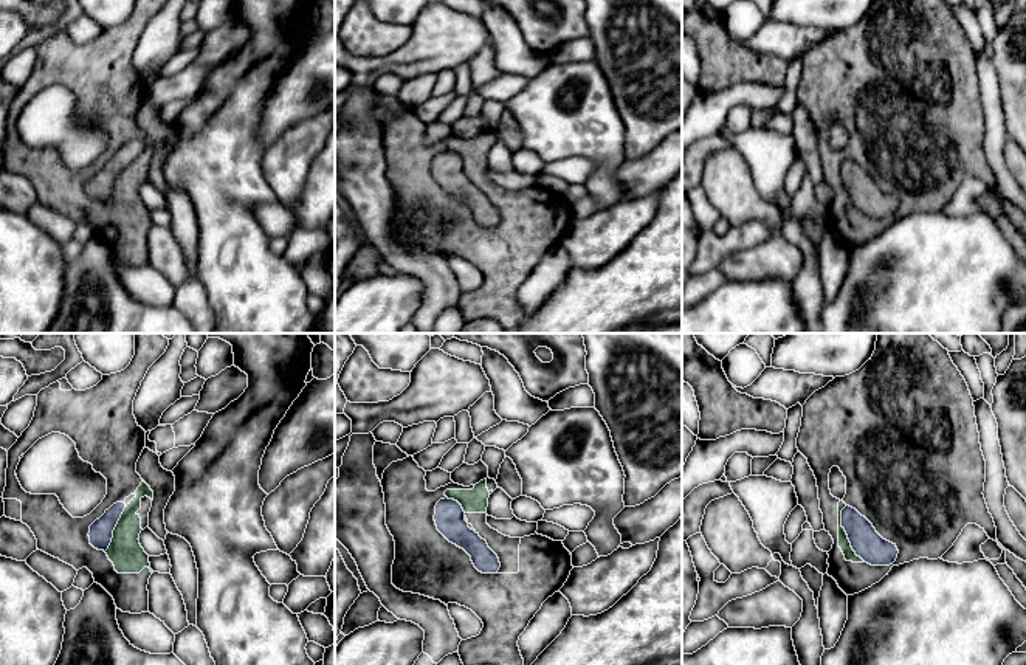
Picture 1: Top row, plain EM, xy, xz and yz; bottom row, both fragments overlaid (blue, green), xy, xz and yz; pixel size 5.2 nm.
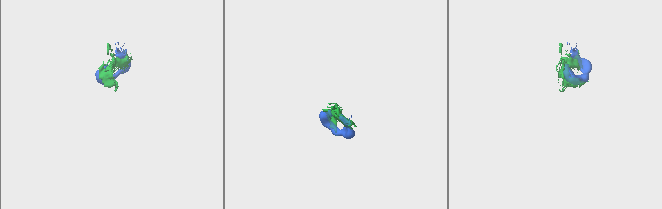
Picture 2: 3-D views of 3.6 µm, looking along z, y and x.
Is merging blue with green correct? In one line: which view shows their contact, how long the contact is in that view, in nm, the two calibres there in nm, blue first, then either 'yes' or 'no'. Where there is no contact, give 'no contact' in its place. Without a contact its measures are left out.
meets blue in yz; contact 320 nm long; 160 nm thick on the blue side, 60 nm on the other; no

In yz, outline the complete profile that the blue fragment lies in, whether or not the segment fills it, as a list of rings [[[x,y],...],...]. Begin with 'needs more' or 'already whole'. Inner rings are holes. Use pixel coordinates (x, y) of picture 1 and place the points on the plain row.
already whole; [[[846,158],[842,163],[842,180],[845,181],[852,203],[871,219],[890,219],[897,211],[896,197],[883,192],[873,177],[856,161]]]

